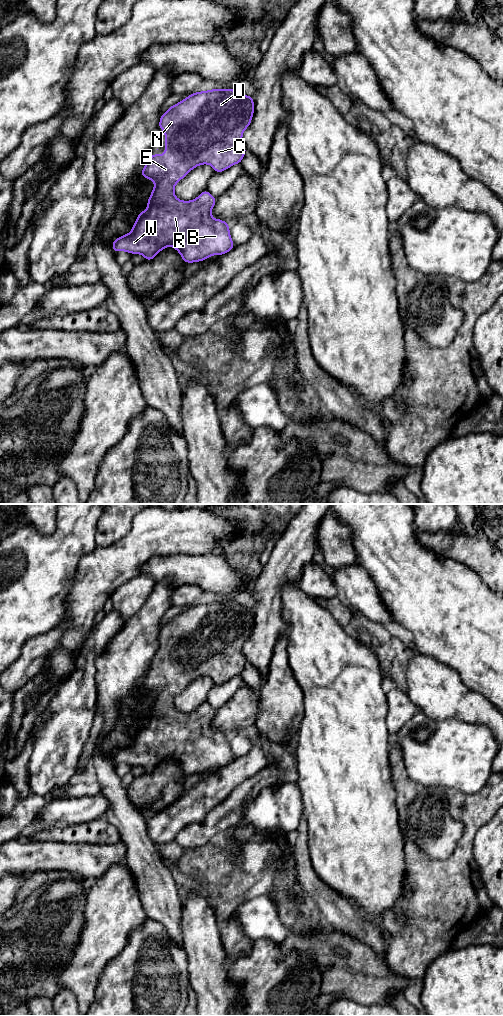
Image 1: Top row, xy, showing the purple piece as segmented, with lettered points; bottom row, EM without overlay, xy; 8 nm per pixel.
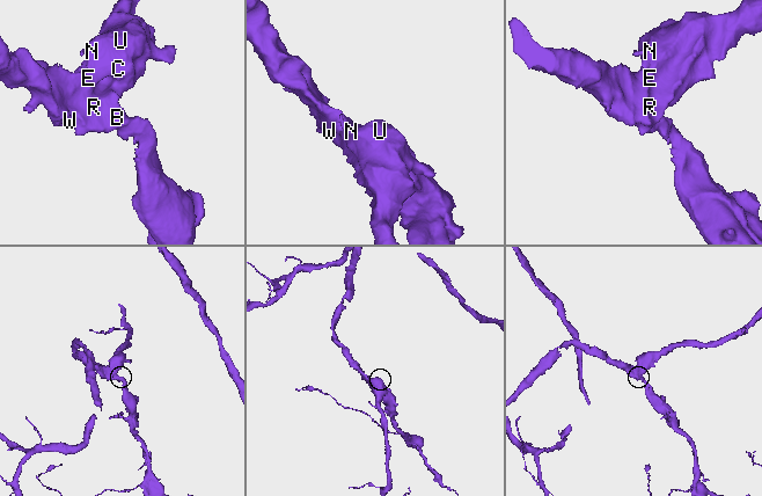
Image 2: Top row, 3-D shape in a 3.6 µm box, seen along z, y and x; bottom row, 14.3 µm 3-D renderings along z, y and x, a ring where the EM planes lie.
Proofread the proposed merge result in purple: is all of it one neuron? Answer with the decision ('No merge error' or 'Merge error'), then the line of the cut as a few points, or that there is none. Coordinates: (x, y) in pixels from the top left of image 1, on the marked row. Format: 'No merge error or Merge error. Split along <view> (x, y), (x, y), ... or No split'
No merge error. No split

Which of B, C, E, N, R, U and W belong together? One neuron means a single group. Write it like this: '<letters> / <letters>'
B C E N R U W

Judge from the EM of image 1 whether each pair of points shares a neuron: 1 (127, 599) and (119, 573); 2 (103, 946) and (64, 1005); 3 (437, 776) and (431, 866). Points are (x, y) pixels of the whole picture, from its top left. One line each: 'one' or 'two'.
1: two
2: two
3: two

